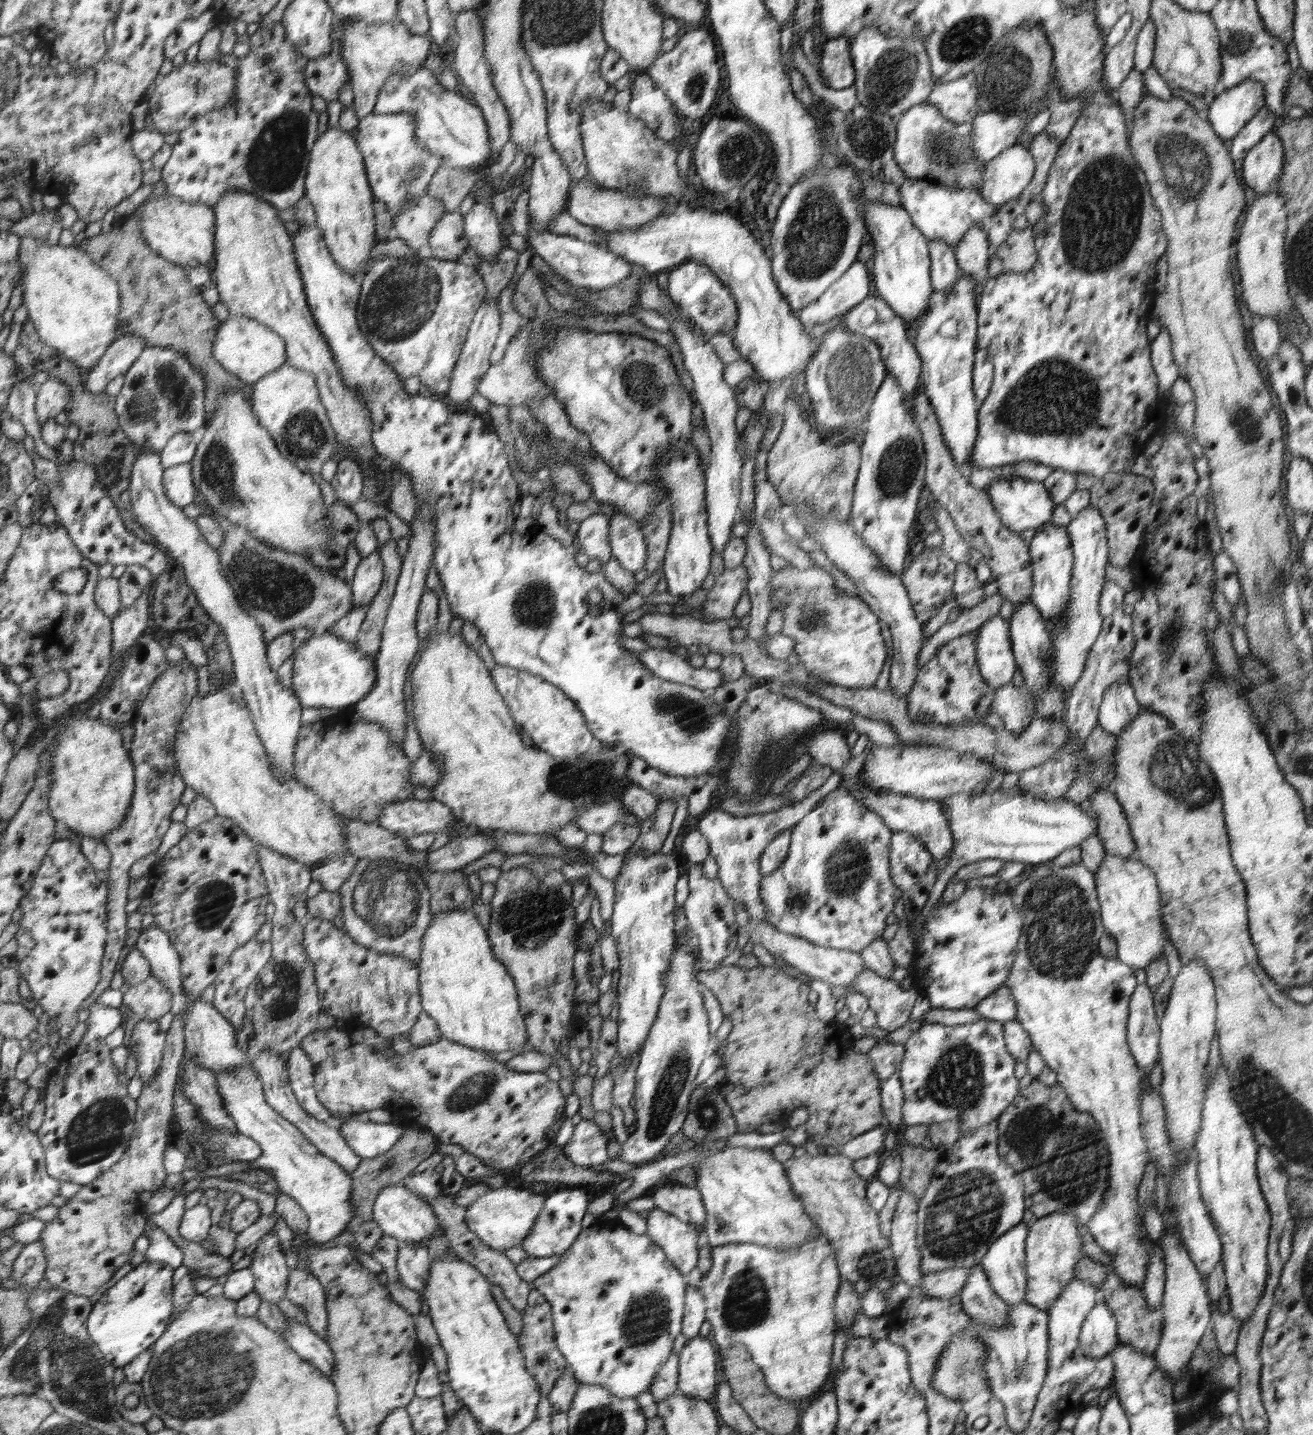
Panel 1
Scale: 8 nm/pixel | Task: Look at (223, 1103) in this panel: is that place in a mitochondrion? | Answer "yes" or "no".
no

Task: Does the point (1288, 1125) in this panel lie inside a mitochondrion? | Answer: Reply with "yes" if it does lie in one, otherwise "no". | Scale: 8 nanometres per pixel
yes

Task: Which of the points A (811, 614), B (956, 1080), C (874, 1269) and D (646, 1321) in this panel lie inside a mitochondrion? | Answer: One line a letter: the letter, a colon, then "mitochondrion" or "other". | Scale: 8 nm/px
A: mitochondrion
B: mitochondrion
C: mitochondrion
D: mitochondrion

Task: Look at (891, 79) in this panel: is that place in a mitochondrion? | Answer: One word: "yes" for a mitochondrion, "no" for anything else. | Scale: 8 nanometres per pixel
yes

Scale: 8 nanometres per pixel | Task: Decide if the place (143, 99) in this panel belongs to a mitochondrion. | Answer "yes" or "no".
no

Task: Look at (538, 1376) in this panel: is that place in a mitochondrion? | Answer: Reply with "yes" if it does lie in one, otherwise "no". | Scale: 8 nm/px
no

